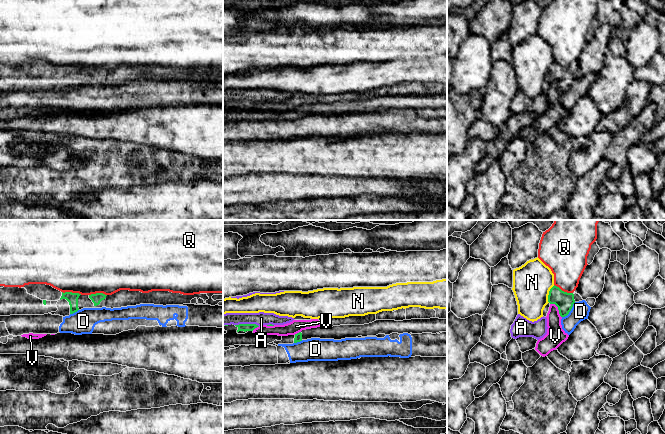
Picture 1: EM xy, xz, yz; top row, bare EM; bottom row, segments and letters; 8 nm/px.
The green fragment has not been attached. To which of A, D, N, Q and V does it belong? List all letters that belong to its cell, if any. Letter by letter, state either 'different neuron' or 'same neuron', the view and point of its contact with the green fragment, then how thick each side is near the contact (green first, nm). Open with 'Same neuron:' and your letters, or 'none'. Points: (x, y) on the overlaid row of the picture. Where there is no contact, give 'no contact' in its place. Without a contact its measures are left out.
Same neuron: none
A: different neuron; contact xz (247, 324); calibres 60 and 110 nm
D: different neuron; contact yz (570, 310); calibres 150 and 140 nm
N: different neuron; contact yz (549, 294); calibres 150 and 300 nm
Q: different neuron; contact xy (71, 292); calibres 90 and 500 nm
V: different neuron; contact yz (558, 309); calibres 150 and 150 nm

